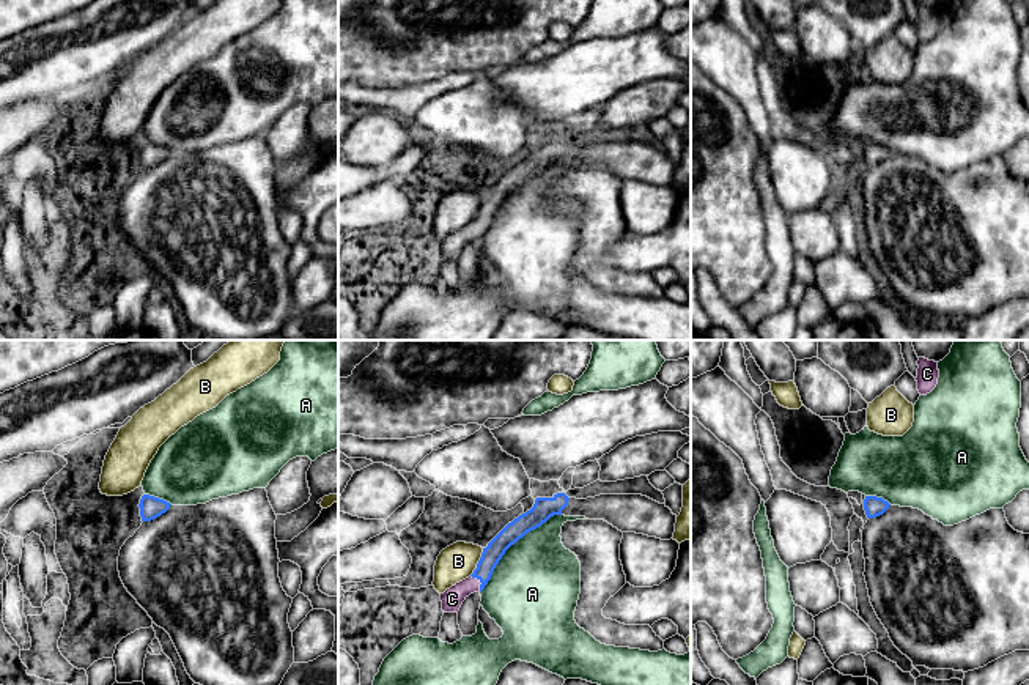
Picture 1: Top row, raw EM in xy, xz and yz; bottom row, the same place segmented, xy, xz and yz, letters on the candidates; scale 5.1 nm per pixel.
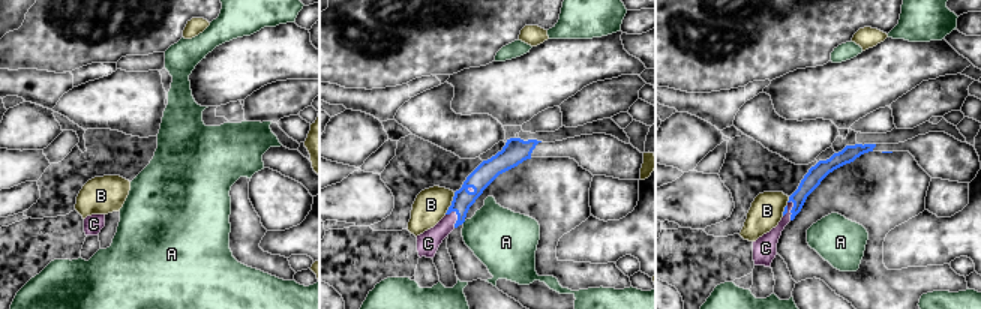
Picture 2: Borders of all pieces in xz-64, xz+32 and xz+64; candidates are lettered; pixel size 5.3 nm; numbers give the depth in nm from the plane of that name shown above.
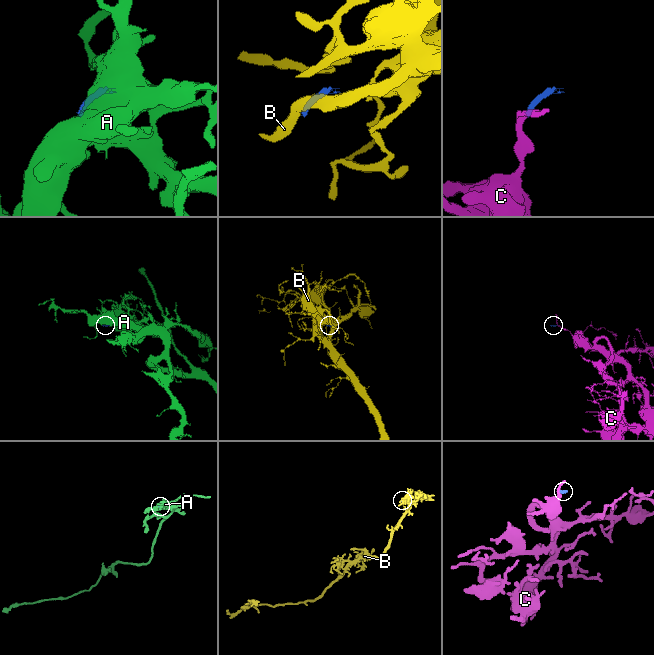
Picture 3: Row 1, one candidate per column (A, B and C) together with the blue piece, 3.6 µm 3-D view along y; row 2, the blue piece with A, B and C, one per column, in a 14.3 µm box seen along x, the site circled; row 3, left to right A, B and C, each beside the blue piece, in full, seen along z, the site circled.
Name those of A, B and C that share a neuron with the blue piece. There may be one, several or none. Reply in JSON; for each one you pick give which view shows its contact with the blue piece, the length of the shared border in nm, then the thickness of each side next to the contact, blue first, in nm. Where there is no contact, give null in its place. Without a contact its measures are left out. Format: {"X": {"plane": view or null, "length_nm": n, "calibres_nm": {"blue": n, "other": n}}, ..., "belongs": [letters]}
{"C": {"plane": "xz", "length_nm": 100, "calibres_nm": {"blue": 100, "other": 110}}, "belongs": ["C"]}

